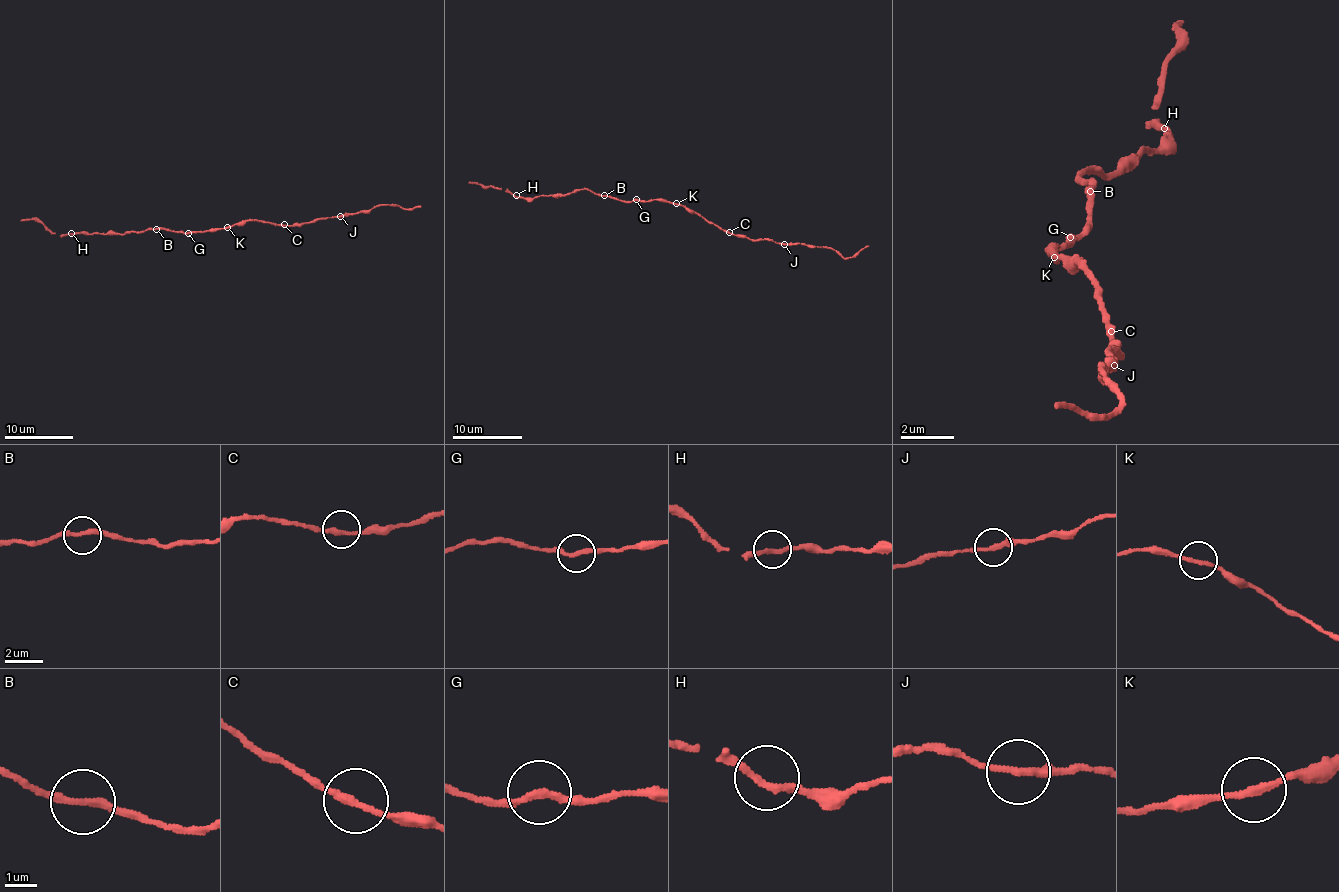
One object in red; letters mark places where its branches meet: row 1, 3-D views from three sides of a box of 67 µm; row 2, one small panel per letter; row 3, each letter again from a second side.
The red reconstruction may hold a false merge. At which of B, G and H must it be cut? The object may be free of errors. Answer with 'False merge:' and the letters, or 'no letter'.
False merge: no letter

